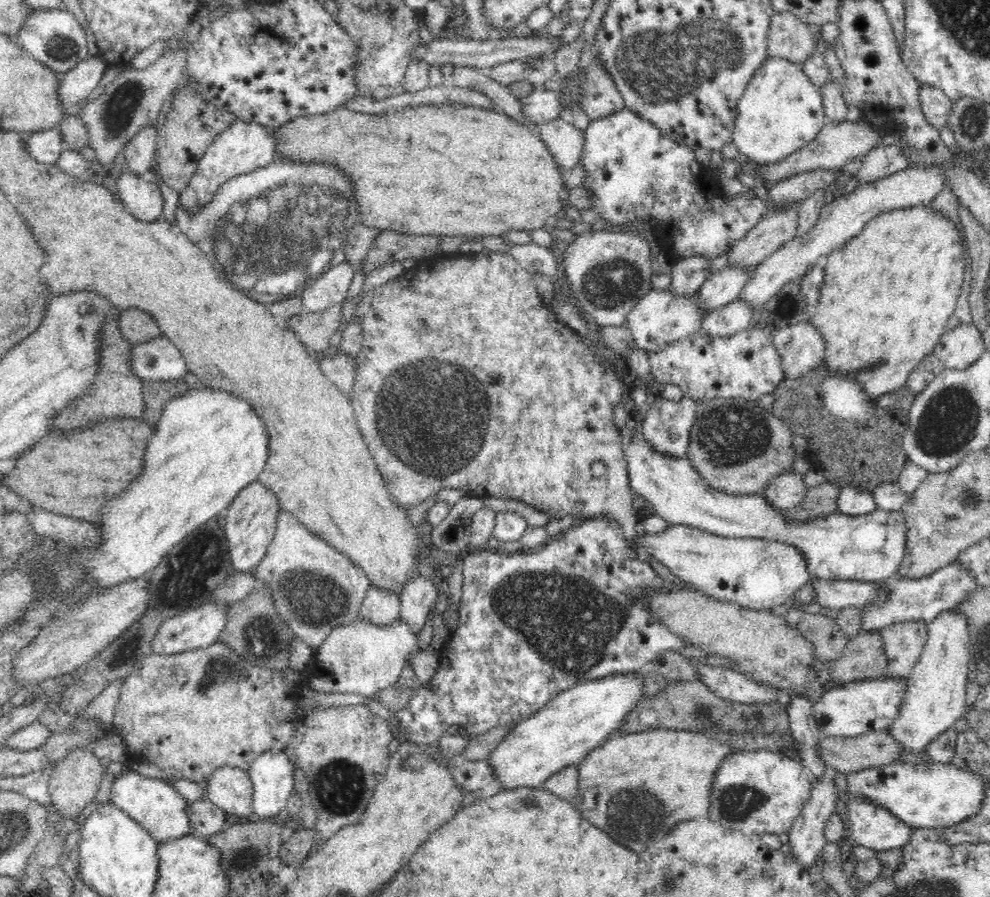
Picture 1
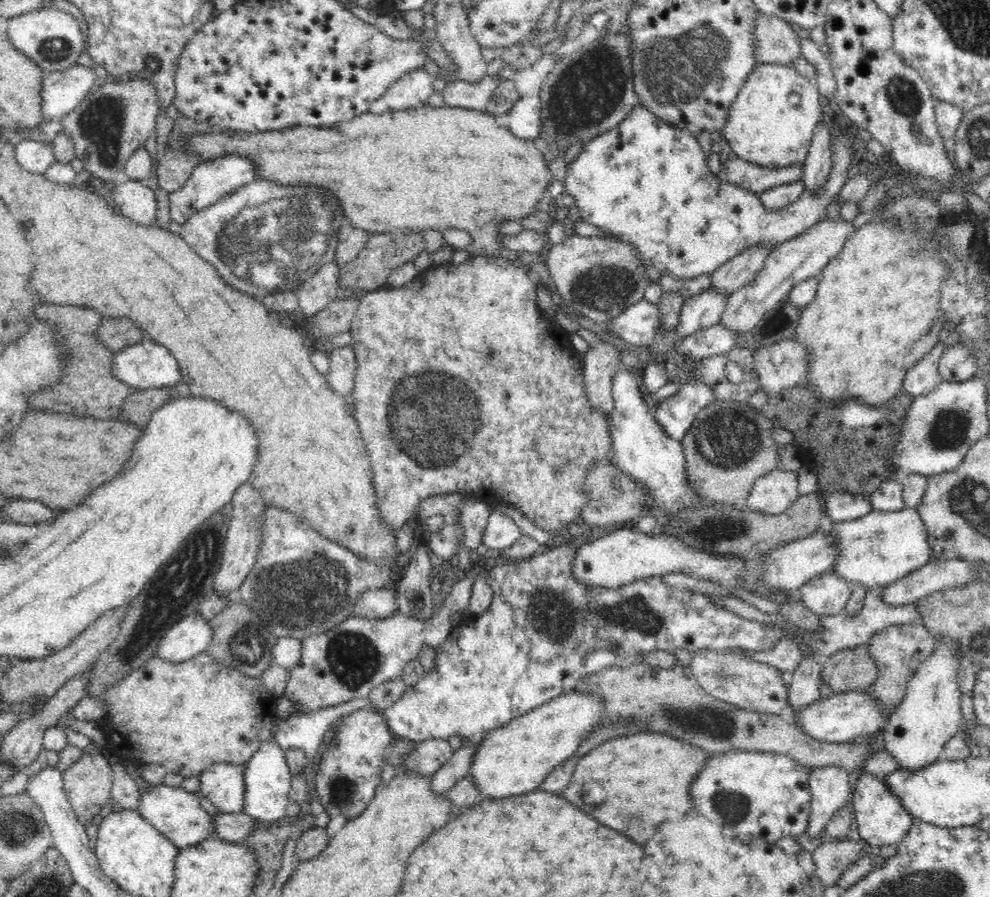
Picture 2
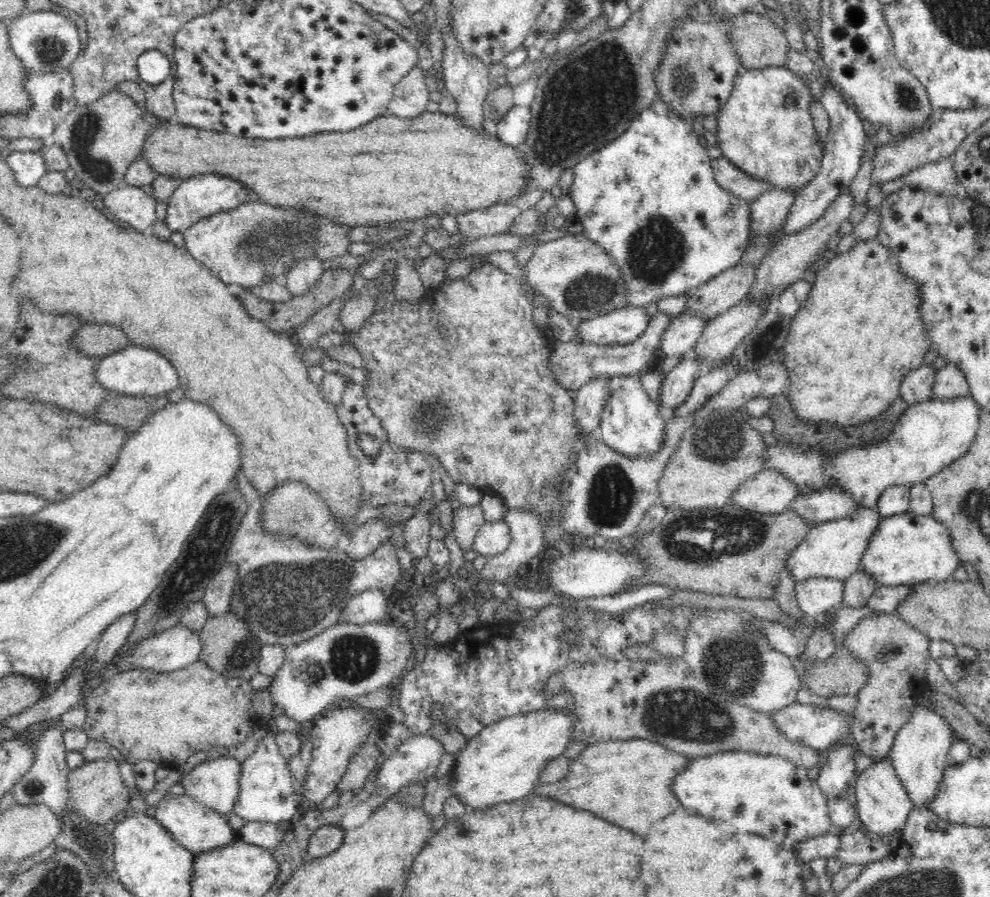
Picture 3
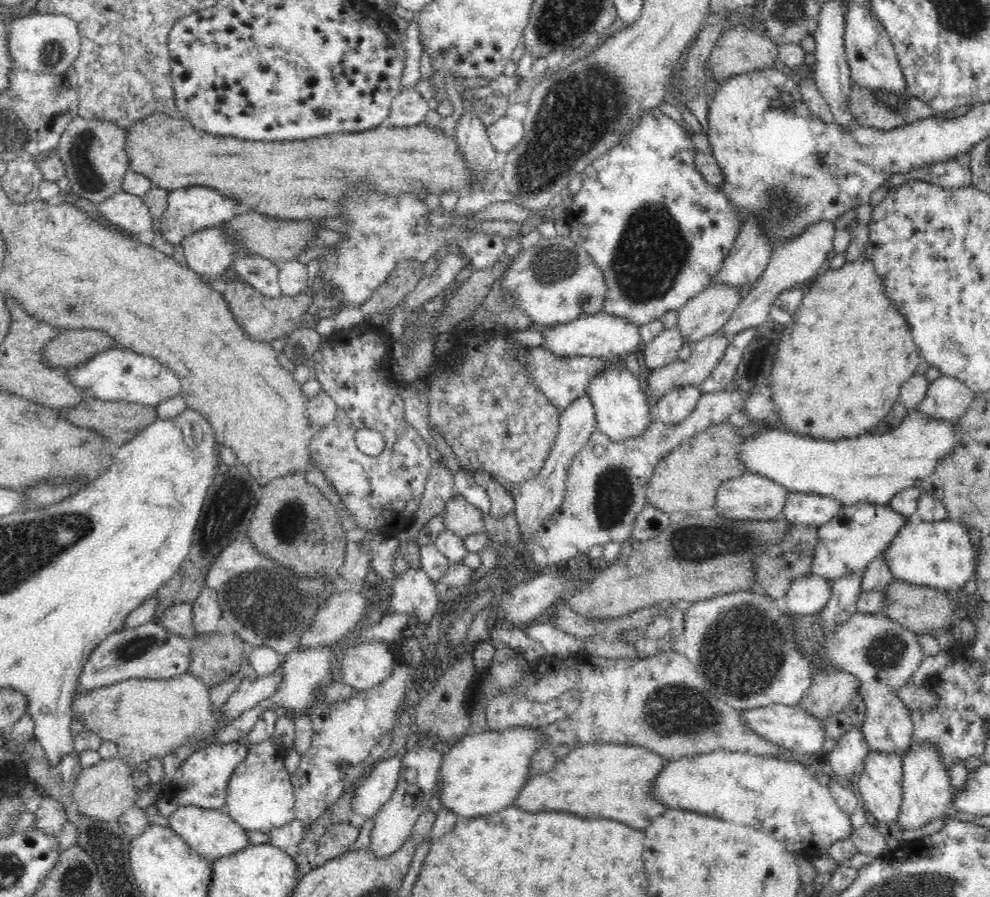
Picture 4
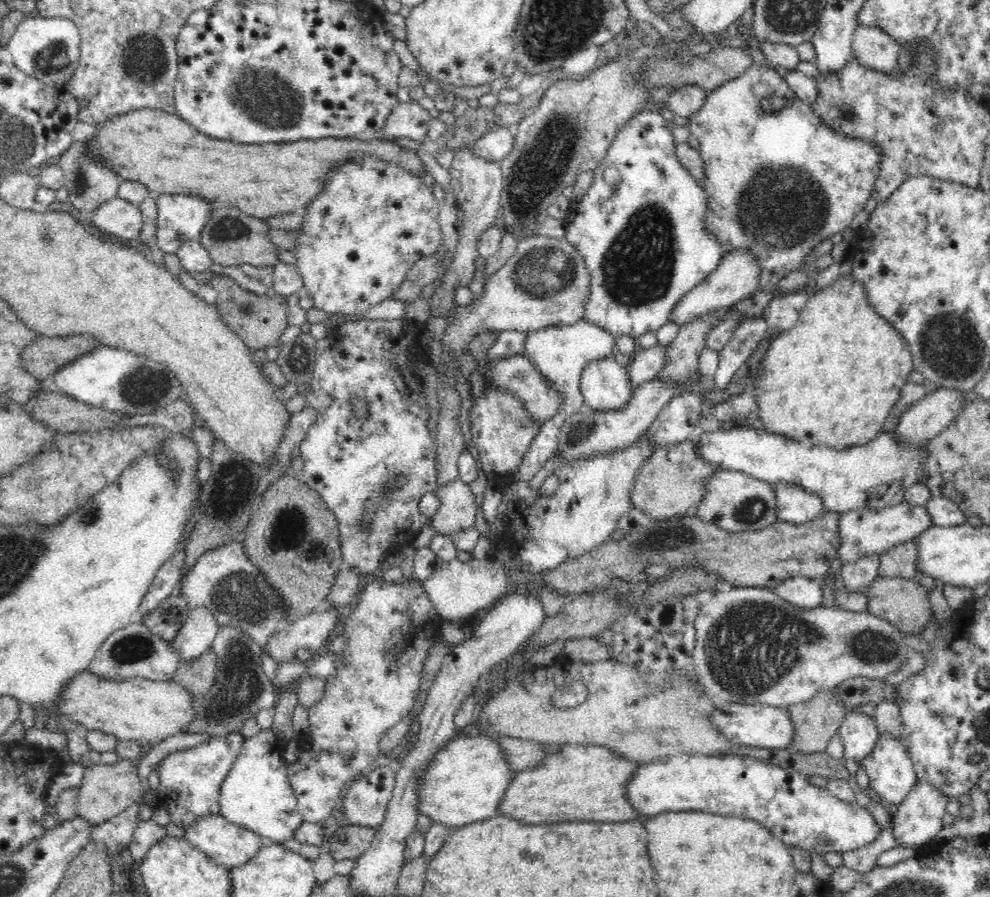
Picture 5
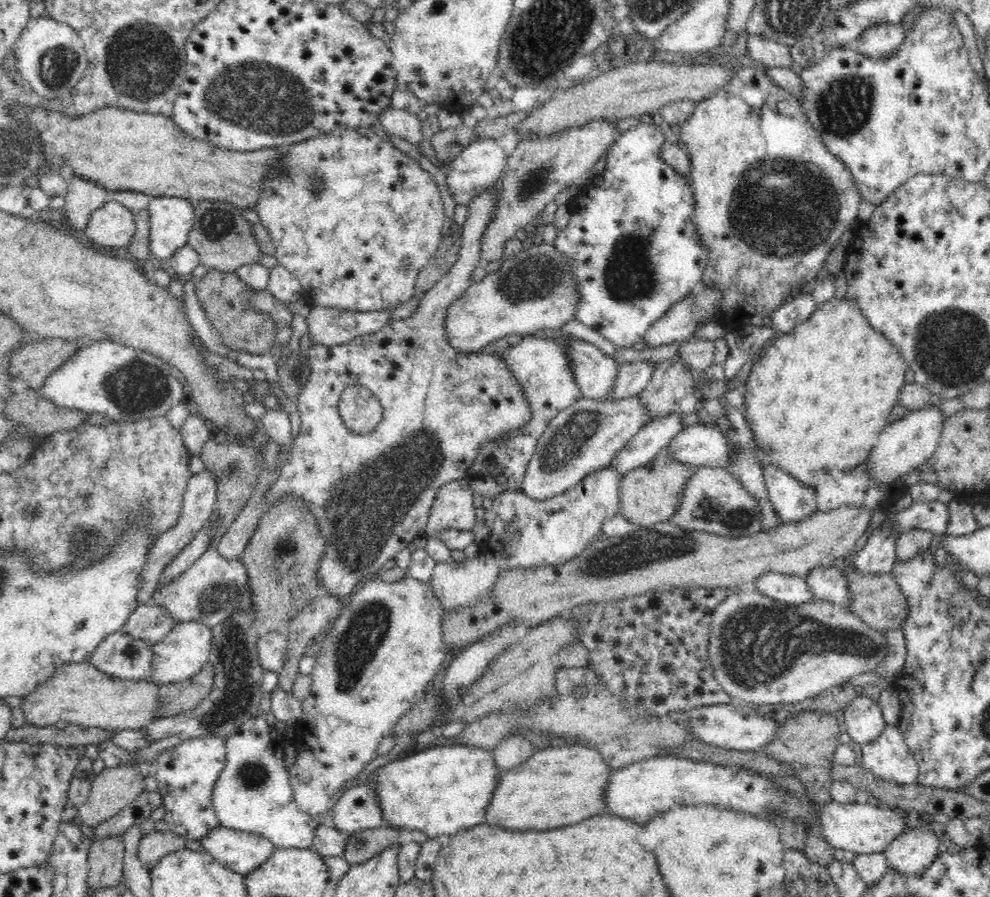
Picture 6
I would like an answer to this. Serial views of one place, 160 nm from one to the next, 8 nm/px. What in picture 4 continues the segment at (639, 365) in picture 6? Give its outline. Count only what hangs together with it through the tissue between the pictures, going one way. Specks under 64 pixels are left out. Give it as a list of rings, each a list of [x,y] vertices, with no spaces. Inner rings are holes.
[[[678,325],[664,328],[657,336],[645,344],[644,360],[652,369],[678,361],[678,354],[685,350],[684,337]]]

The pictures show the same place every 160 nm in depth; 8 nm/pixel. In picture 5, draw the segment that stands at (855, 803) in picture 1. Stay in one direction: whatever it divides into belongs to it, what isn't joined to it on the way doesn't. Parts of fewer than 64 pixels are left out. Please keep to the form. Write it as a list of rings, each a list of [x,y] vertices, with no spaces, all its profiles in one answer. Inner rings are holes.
[[[879,736],[871,754],[861,763],[869,776],[869,793],[899,805],[917,781],[915,768],[900,738]]]

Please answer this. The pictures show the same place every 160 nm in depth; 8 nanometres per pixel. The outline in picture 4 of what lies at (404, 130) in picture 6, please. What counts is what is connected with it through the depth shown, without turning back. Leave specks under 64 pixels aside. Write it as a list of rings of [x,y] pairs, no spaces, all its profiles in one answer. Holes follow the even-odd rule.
[[[408,87],[392,101],[388,119],[392,127],[409,127],[424,121],[428,111],[428,101],[415,87]]]

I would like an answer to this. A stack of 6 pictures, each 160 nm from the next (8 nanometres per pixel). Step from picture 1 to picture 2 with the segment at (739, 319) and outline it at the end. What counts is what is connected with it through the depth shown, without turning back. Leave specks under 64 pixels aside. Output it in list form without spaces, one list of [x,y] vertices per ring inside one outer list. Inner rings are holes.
[[[716,323],[693,332],[675,349],[688,361],[699,361],[711,356],[726,354],[736,347],[739,341],[741,339],[736,336],[736,331],[728,329],[722,323]]]

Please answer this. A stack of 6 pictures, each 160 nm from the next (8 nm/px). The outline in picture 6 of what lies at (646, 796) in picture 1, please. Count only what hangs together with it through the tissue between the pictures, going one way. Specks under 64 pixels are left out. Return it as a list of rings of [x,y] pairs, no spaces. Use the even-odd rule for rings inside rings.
[[[562,744],[535,750],[530,759],[499,776],[490,804],[486,806],[486,824],[504,826],[510,830],[552,830],[568,824],[576,824],[594,814],[608,814],[604,792],[612,770],[604,761],[600,751],[585,744]]]

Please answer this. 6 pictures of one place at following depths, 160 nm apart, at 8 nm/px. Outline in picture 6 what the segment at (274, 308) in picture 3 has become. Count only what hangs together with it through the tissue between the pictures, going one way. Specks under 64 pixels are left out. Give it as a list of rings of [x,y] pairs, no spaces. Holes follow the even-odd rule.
[[[209,269],[201,279],[195,279],[194,283],[195,294],[202,310],[215,330],[220,333],[226,346],[250,354],[273,353],[272,345],[278,330],[272,317],[266,317],[266,313],[252,309],[250,298],[256,290],[242,282],[235,272],[222,272],[218,269]]]

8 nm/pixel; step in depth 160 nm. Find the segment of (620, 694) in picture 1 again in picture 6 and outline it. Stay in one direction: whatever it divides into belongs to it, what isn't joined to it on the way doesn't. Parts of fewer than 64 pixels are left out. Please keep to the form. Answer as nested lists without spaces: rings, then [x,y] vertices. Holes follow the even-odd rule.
[[[455,741],[451,745],[432,746],[419,753],[409,753],[403,759],[382,766],[371,778],[374,779],[382,818],[388,820],[393,828],[422,831],[430,839],[445,840],[458,831],[484,823],[486,806],[490,804],[499,776],[492,750],[466,746]]]

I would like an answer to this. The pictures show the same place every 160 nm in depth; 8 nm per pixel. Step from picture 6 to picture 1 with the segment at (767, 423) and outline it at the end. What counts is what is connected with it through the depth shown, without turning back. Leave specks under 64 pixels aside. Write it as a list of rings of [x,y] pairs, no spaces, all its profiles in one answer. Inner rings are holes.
[[[928,204],[886,210],[886,212],[872,218],[866,223],[860,234],[851,238],[844,246],[833,250],[828,256],[827,265],[824,268],[825,282],[822,285],[822,290],[820,290],[820,300],[818,300],[816,307],[811,309],[812,314],[809,319],[810,323],[818,328],[818,331],[822,333],[822,337],[824,337],[825,356],[823,364],[828,362],[830,370],[838,370],[838,373],[842,373],[842,370],[844,370],[844,373],[849,373],[848,370],[854,370],[856,376],[860,376],[859,371],[867,371],[866,376],[858,378],[858,383],[864,390],[865,396],[870,396],[870,398],[882,397],[882,394],[888,394],[888,392],[899,394],[902,386],[907,384],[907,378],[910,376],[911,371],[916,368],[917,364],[922,362],[922,358],[926,354],[934,352],[938,339],[947,331],[946,323],[952,318],[956,304],[959,303],[958,296],[962,292],[967,262],[969,262],[968,252],[966,252],[961,226],[956,226],[954,221],[946,219],[946,216],[938,213]]]

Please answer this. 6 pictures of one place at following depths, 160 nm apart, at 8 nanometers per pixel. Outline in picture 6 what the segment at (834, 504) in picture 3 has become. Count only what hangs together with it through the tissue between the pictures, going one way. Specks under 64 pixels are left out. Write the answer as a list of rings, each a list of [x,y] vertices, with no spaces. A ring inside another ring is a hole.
[[[778,465],[763,468],[769,502],[783,523],[802,521],[818,511],[817,495]]]

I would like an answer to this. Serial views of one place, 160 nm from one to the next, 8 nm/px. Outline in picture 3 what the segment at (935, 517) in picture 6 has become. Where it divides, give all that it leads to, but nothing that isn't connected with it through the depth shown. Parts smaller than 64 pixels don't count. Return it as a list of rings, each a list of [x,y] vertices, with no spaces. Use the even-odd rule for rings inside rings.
[[[860,507],[849,518],[813,524],[806,540],[786,560],[785,567],[796,583],[818,577],[846,580],[859,570],[862,556],[870,548],[870,540],[880,520],[882,515],[877,508]]]

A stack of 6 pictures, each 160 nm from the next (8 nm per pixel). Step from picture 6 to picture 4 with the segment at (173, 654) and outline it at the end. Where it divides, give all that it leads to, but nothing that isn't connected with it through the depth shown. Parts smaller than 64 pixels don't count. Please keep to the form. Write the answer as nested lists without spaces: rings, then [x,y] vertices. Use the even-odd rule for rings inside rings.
[[[206,588],[200,591],[198,598],[192,603],[194,614],[193,624],[195,634],[212,634],[218,629],[218,622],[222,619],[222,607],[218,603],[216,590]]]

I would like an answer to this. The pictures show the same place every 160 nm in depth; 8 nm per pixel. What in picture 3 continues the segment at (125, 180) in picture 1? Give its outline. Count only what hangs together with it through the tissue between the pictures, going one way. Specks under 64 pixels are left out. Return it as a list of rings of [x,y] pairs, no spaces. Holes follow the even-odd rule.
[[[124,184],[105,195],[103,202],[116,220],[130,224],[137,231],[142,232],[157,221],[157,200],[146,194],[142,187]]]

